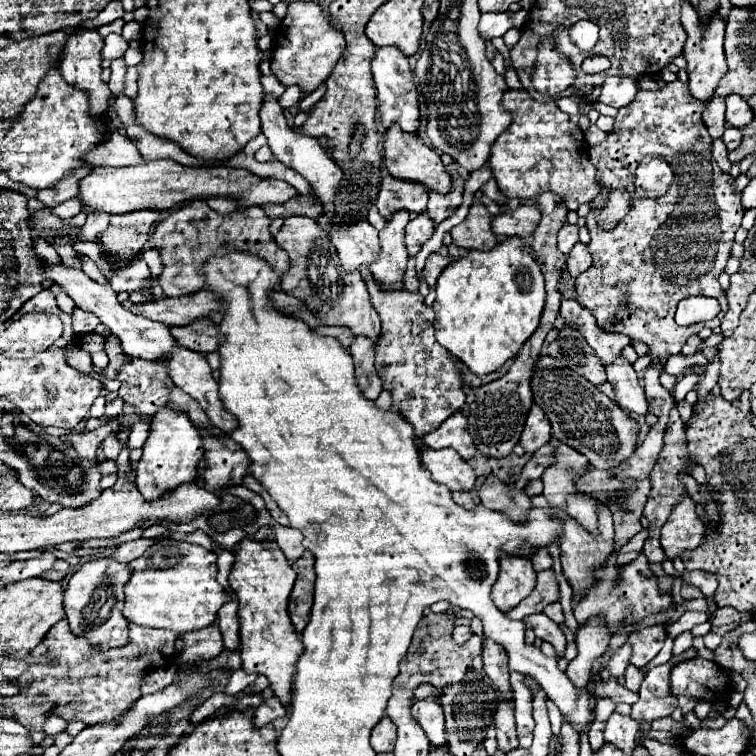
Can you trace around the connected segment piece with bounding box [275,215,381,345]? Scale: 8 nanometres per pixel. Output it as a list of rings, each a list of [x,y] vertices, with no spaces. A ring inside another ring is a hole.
[[[287,217],[275,235],[275,241],[289,253],[291,259],[291,265],[281,281],[281,289],[285,289],[287,295],[301,299],[311,313],[323,319],[323,325],[349,327],[353,337],[365,335],[373,341],[373,345],[377,345],[381,323],[377,311],[371,305],[367,285],[359,273],[343,273],[335,247],[331,245],[327,233],[323,233],[323,227],[311,217]]]

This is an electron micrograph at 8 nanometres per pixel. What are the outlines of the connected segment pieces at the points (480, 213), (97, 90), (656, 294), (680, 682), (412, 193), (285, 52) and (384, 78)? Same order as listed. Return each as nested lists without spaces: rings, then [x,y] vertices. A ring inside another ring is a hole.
[[[481,203],[471,205],[467,219],[451,229],[451,237],[453,243],[463,249],[489,251],[497,245],[497,237],[491,231],[491,215]]]
[[[83,29],[73,33],[67,39],[65,45],[65,57],[61,61],[61,75],[63,79],[73,85],[79,91],[85,91],[89,95],[89,113],[93,117],[101,117],[107,107],[113,103],[113,93],[109,85],[101,79],[101,49],[103,49],[103,39],[95,29]]]
[[[681,81],[667,83],[661,91],[637,91],[637,97],[631,105],[619,109],[615,117],[613,131],[605,141],[593,145],[589,149],[589,161],[597,169],[597,181],[607,189],[627,189],[633,193],[633,209],[631,213],[613,229],[601,231],[595,221],[595,211],[589,213],[587,229],[591,235],[589,251],[593,255],[593,265],[577,277],[579,297],[577,301],[587,307],[601,329],[623,333],[631,339],[641,339],[649,345],[651,357],[671,357],[681,351],[689,335],[697,335],[703,327],[717,327],[727,311],[727,299],[719,285],[719,273],[725,269],[727,259],[731,255],[731,247],[735,243],[735,231],[741,225],[743,205],[739,201],[741,195],[733,191],[733,177],[723,173],[717,167],[717,161],[711,155],[711,137],[703,123],[705,103],[695,101],[689,93],[689,87]],[[659,157],[667,161],[673,169],[673,183],[667,193],[661,197],[645,197],[635,187],[635,171],[647,161]],[[703,295],[715,297],[721,303],[721,311],[715,319],[707,323],[697,323],[691,327],[679,327],[673,319],[677,303],[685,297]]]
[[[695,657],[681,661],[671,669],[671,693],[677,697],[687,695],[709,703],[727,703],[731,693],[721,691],[735,691],[735,687],[731,683],[729,671],[721,669],[713,661]]]
[[[387,175],[381,181],[379,199],[375,205],[385,221],[401,209],[419,215],[427,211],[427,191],[419,189],[419,185],[407,185],[407,181],[395,181],[395,177]]]
[[[291,3],[285,19],[275,31],[275,51],[271,57],[273,75],[285,85],[297,85],[301,93],[313,93],[333,71],[345,49],[343,33],[331,29],[329,19],[315,3]]]
[[[393,47],[377,49],[377,53],[371,61],[371,71],[373,71],[375,89],[377,89],[377,109],[381,113],[379,121],[385,127],[385,131],[397,123],[405,133],[417,135],[421,111],[419,111],[417,89],[415,89],[413,75],[409,69],[409,59],[403,57],[403,53],[399,53],[399,49],[393,49]]]

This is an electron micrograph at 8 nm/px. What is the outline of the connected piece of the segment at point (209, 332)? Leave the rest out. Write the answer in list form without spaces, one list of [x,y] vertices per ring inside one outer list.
[[[201,319],[185,327],[171,327],[171,335],[179,345],[197,353],[213,353],[221,345],[217,325],[211,319]]]

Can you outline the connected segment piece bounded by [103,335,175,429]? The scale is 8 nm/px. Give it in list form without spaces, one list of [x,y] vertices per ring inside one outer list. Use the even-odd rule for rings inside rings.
[[[111,335],[105,339],[105,353],[109,358],[109,363],[103,369],[103,377],[107,379],[117,379],[121,381],[121,389],[119,389],[119,397],[125,401],[123,413],[119,419],[123,419],[119,423],[119,429],[123,429],[125,425],[133,425],[139,419],[147,419],[151,421],[155,417],[155,413],[165,407],[169,403],[169,393],[175,387],[175,383],[171,381],[169,373],[165,377],[165,361],[143,361],[143,359],[129,359],[123,349],[121,349],[118,337]]]

